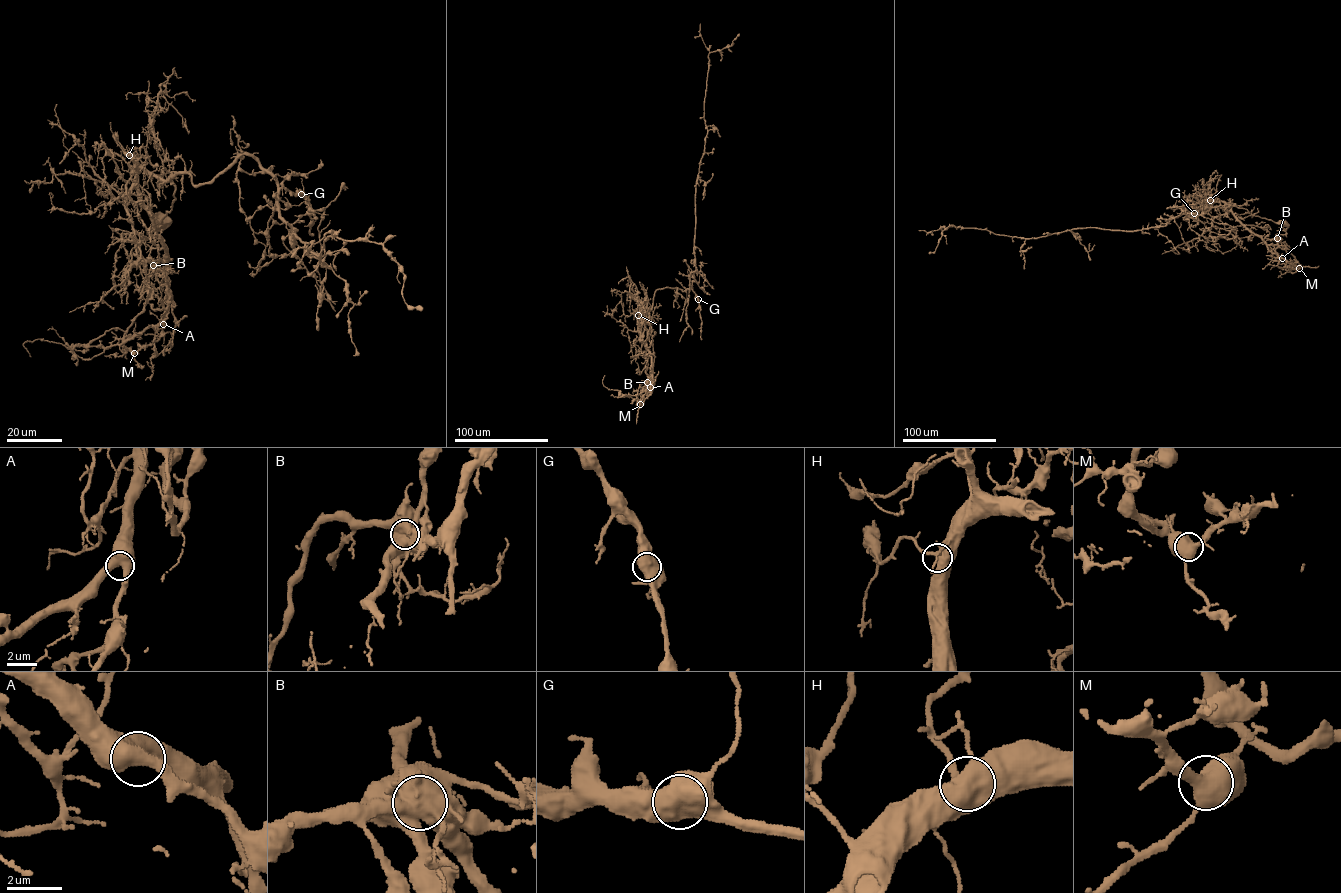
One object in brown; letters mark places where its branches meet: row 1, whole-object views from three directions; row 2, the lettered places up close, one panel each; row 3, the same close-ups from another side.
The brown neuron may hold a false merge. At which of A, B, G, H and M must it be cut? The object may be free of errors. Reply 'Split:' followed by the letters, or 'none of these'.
Split: B

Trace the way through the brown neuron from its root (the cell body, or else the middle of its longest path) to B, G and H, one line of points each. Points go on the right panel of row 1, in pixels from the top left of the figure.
B: (1284, 222), (1252, 215), (1235, 206), (1208, 207), (1207, 203), (1223, 201), (1264, 241), (1277, 238)
G: (1284, 222), (1275, 223), (1229, 205), (1205, 208), (1184, 206), (1184, 210), (1183, 200), (1184, 211), (1194, 213)
H: (1284, 222), (1275, 223), (1229, 205), (1208, 207), (1210, 200)

